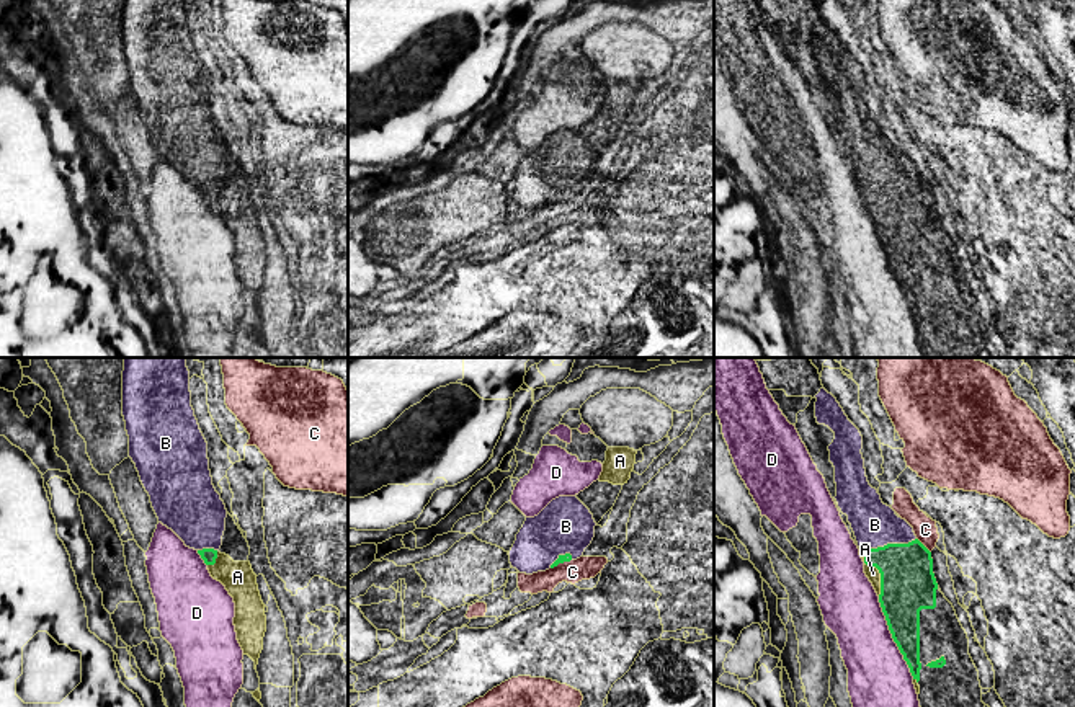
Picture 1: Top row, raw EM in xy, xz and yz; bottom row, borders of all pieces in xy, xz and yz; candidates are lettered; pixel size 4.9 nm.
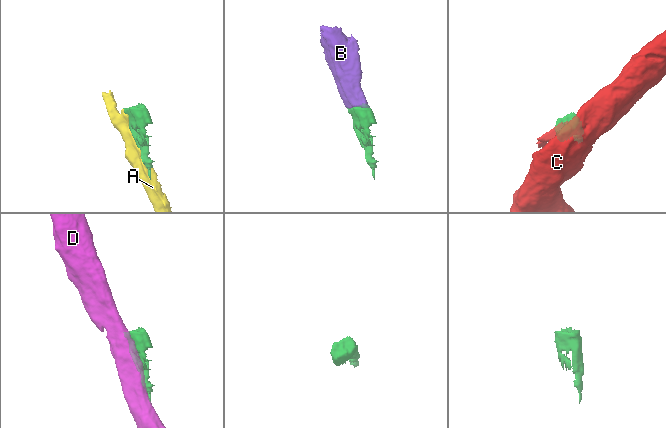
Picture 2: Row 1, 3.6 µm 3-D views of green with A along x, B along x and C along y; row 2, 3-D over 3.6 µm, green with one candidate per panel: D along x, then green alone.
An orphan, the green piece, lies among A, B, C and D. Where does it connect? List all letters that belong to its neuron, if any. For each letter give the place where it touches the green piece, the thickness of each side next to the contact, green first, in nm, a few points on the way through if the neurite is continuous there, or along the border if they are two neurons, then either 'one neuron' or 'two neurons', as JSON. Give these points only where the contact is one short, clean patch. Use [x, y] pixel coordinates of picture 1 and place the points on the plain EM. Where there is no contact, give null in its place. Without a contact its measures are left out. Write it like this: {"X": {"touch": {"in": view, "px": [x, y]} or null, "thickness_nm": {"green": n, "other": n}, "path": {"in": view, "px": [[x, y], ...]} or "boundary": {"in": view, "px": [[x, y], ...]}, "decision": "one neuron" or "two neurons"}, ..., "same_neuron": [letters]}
{"A": {"touch": {"in": "yz", "px": [878, 203]}, "thickness_nm": {"green": 280, "other": 70}, "decision": "two neurons"}, "B": {"touch": {"in": "yz", "px": [889, 178]}, "thickness_nm": {"green": 280, "other": 220}, "path": {"in": "yz", "px": [[907, 216], [905, 198], [889, 178], [874, 159]]}, "decision": "one neuron"}, "C": {"touch": {"in": "yz", "px": [923, 180]}, "thickness_nm": {"green": 280, "other": 120}, "boundary": {"in": "yz", "px": [[917, 172], [930, 186]]}, "decision": "two neurons"}, "D": {"touch": {"in": "yz", "px": [892, 271]}, "thickness_nm": {"green": 260, "other": 320}, "decision": "two neurons"}, "same_neuron": ["B"]}

